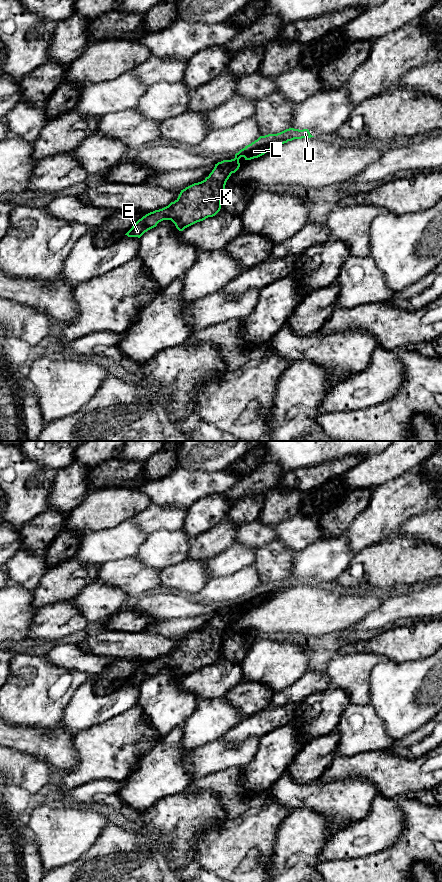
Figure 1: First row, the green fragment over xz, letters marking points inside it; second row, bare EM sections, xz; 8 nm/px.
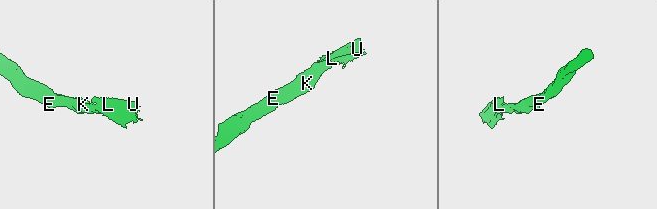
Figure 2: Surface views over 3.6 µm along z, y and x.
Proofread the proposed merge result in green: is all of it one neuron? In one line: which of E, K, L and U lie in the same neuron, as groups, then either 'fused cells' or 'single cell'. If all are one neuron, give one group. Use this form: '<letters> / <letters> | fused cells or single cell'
E K L U | single cell

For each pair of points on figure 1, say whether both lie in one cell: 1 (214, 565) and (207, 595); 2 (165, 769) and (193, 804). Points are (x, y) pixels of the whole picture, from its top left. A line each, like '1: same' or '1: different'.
1: different
2: different

